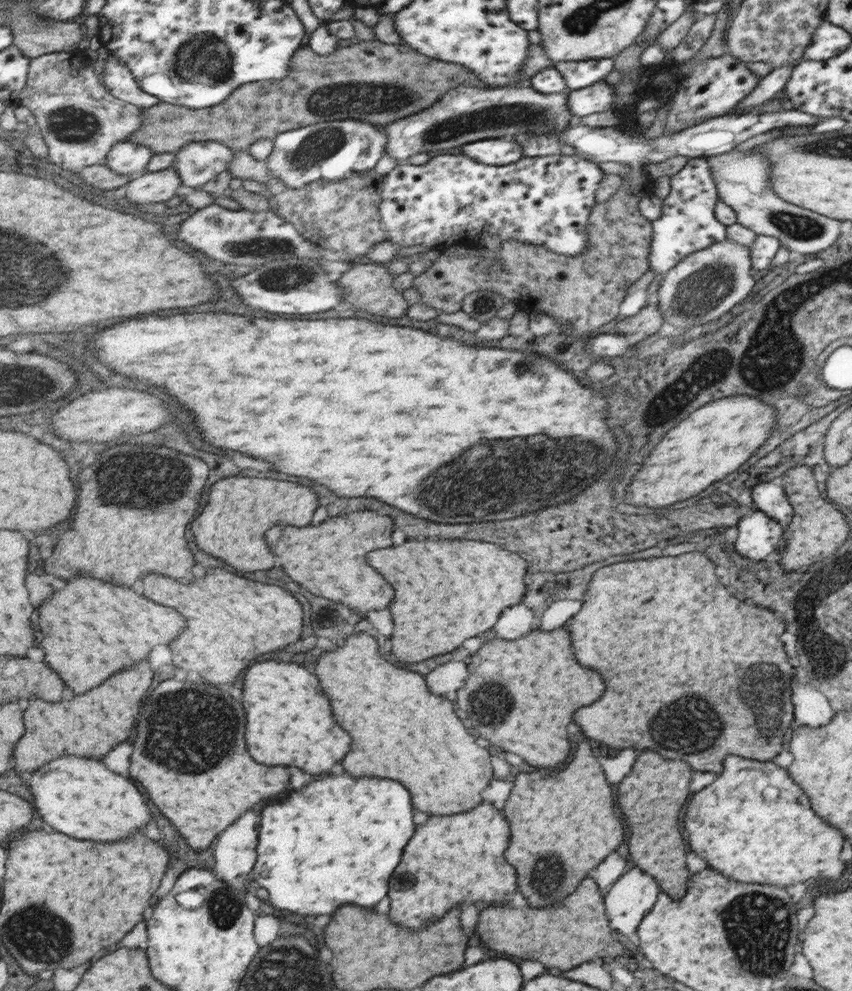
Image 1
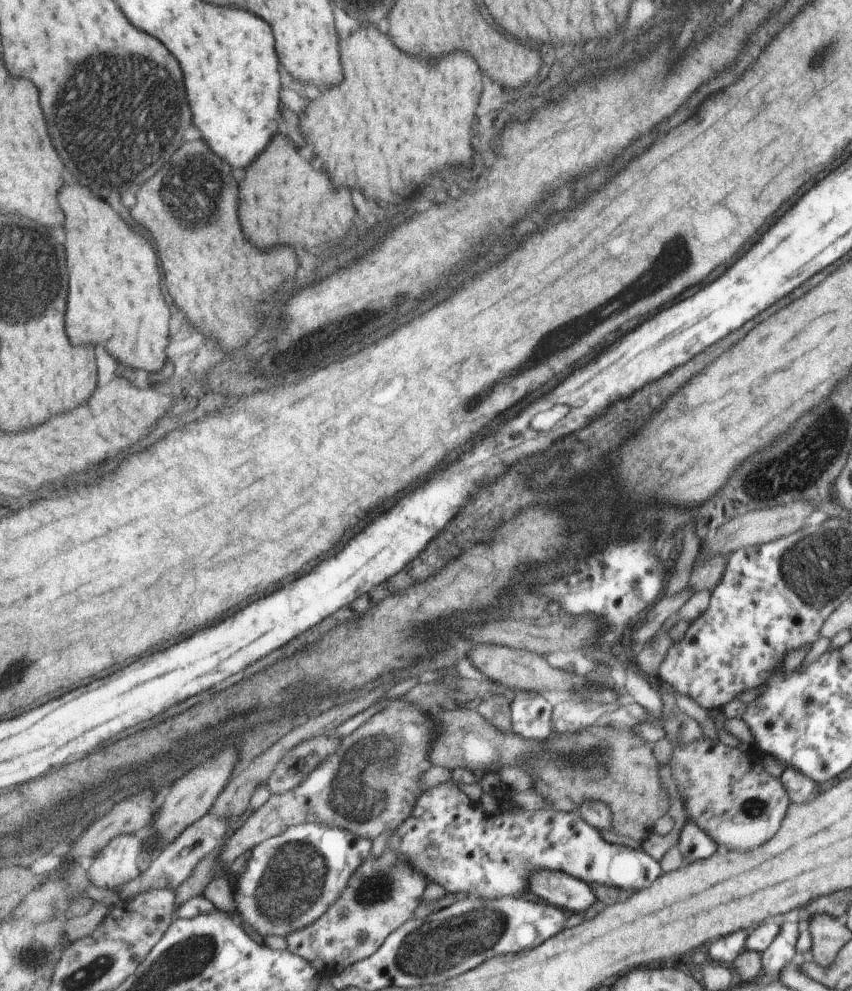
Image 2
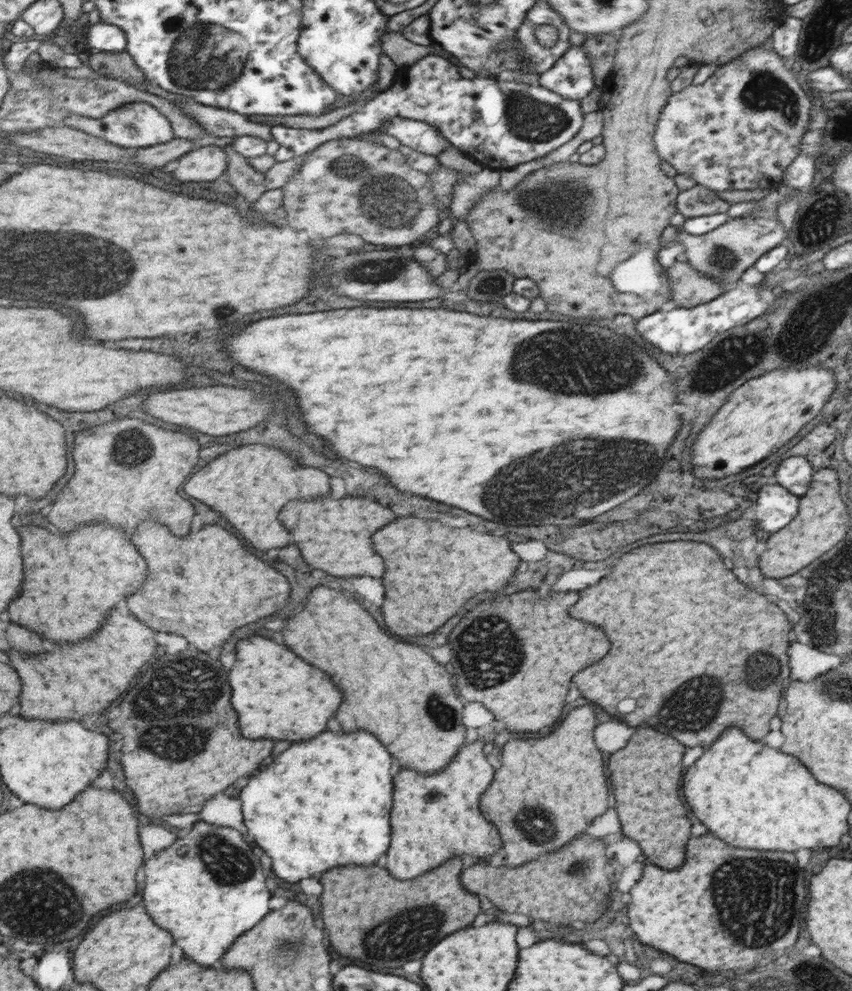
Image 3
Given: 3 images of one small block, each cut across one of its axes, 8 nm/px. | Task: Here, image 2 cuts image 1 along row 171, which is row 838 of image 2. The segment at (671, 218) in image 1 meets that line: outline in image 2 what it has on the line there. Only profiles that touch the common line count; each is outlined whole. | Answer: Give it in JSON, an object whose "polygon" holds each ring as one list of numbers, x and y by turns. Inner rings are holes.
{"polygon":[[689,817,681,829,677,847,682,852,685,863,708,858,718,850,717,844]]}

